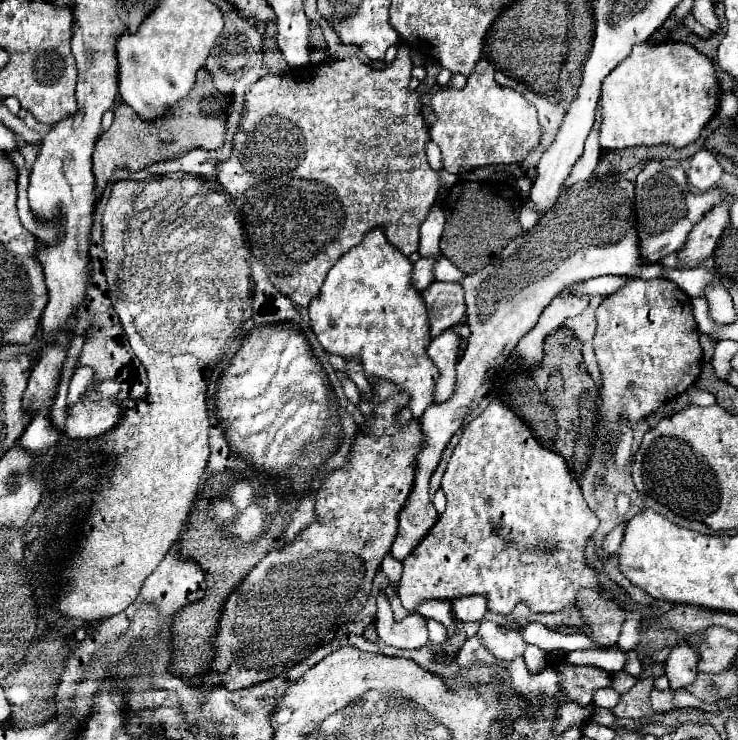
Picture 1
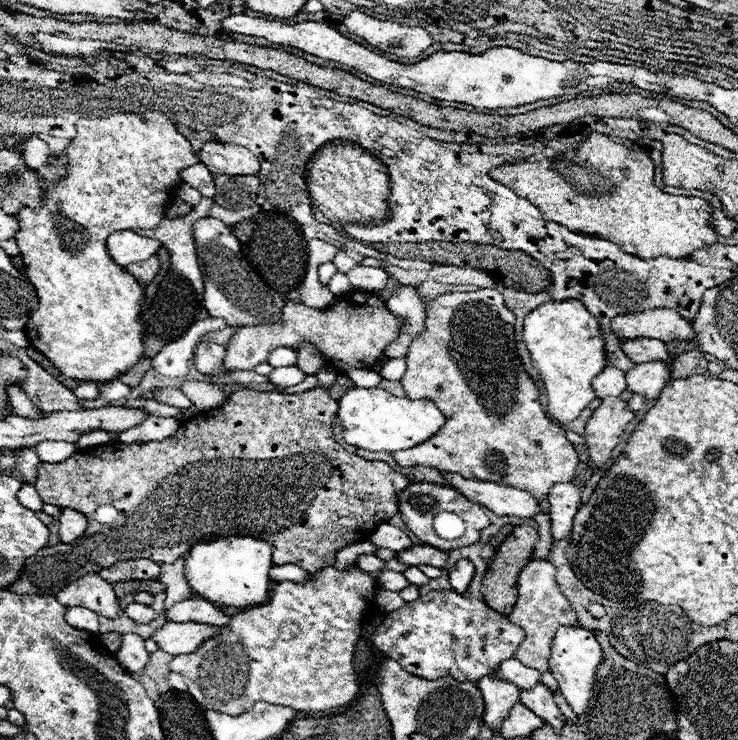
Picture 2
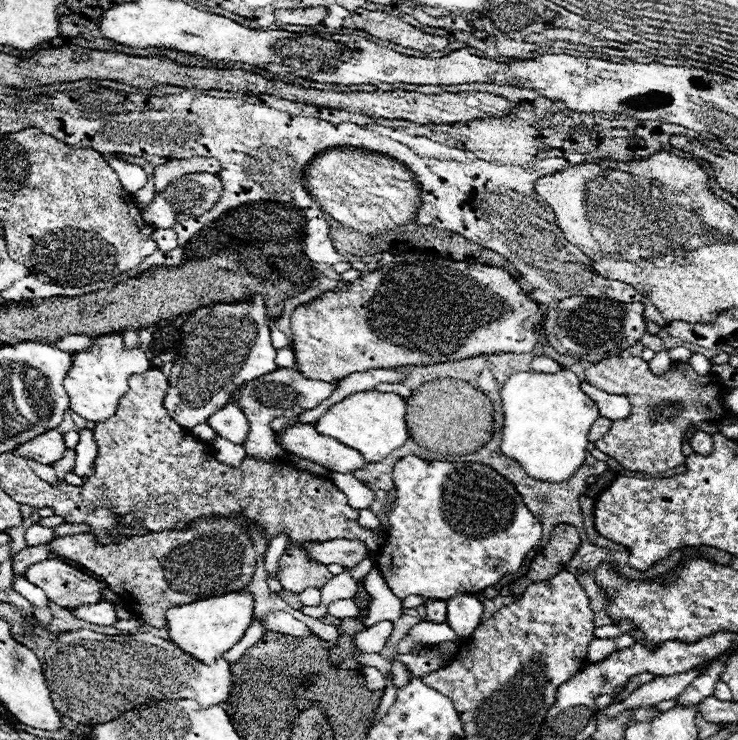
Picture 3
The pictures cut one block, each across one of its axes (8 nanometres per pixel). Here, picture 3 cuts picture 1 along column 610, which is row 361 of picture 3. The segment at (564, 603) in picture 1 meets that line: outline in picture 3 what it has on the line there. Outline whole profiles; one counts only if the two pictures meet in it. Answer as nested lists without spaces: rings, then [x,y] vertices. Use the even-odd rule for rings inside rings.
[[[564,298],[556,308],[550,308],[544,318],[546,340],[560,354],[584,358],[588,362],[600,362],[602,358],[618,356],[622,350],[640,342],[646,334],[644,304],[642,302],[616,302],[608,298]]]

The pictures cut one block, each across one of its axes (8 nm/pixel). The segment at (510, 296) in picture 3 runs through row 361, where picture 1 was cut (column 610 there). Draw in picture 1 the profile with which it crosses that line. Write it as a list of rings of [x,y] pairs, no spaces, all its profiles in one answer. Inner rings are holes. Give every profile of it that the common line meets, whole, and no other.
[[[630,278],[626,286],[622,286],[612,296],[604,298],[604,302],[596,308],[594,352],[602,374],[602,388],[600,388],[602,422],[596,446],[600,446],[604,452],[610,452],[612,448],[618,446],[620,418],[626,418],[628,422],[638,422],[648,414],[652,414],[654,410],[658,410],[662,404],[686,392],[690,384],[696,382],[702,370],[702,348],[700,348],[700,332],[692,316],[690,298],[672,280]]]

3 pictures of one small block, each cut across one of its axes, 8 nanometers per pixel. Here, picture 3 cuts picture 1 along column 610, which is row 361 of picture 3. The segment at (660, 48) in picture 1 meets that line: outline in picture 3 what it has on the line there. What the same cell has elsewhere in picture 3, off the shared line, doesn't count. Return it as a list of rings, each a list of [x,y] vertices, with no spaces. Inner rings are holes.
[[[110,332],[92,338],[92,346],[72,352],[72,366],[64,378],[64,388],[70,398],[70,410],[92,422],[102,422],[110,418],[110,414],[116,412],[118,400],[128,390],[128,378],[148,368],[150,362],[140,346],[124,348],[122,332]]]

